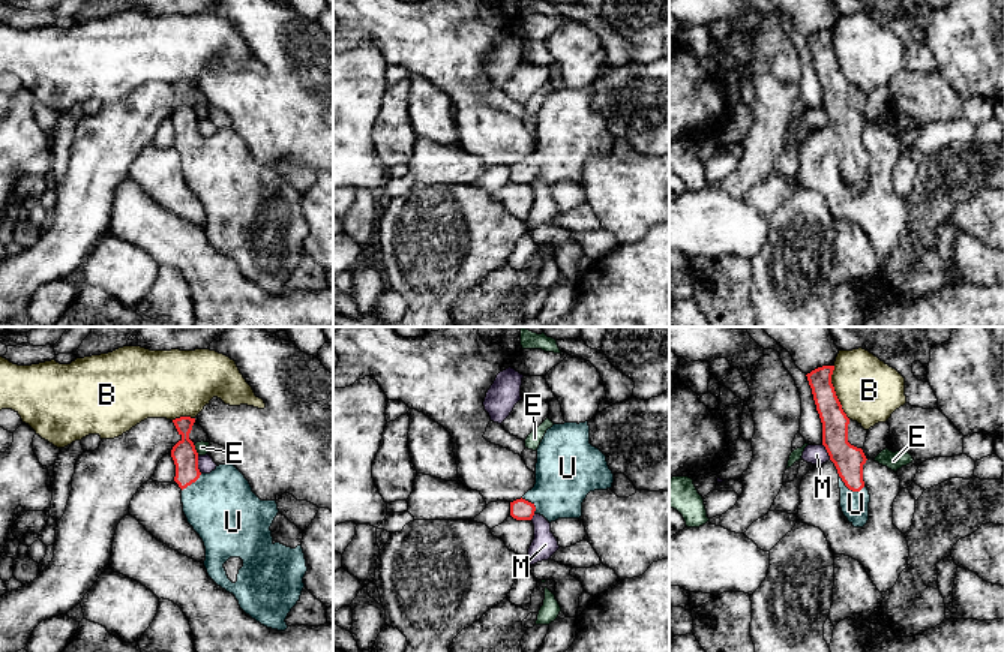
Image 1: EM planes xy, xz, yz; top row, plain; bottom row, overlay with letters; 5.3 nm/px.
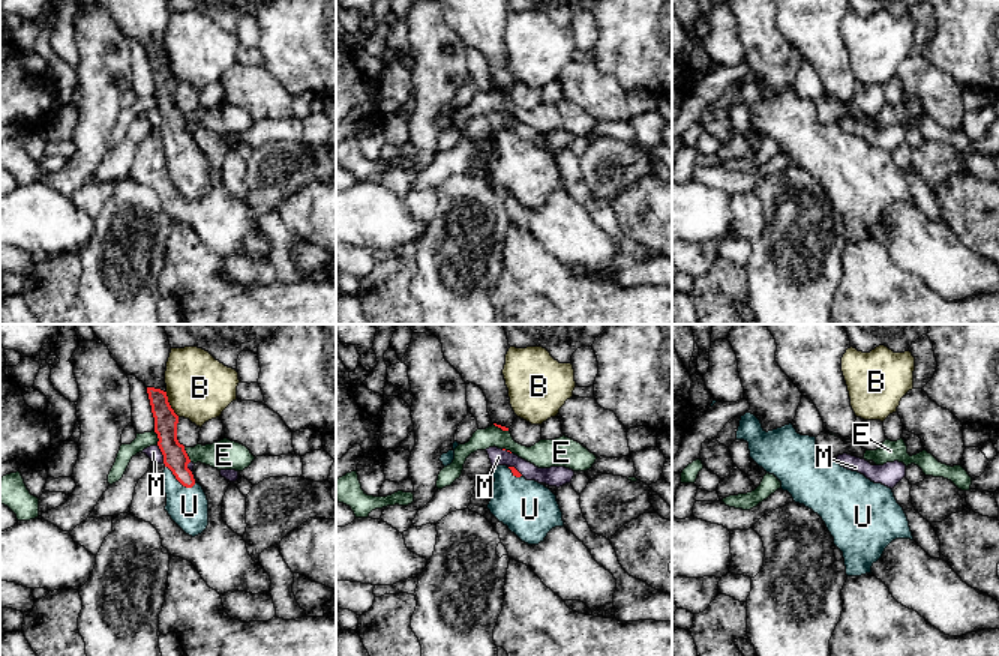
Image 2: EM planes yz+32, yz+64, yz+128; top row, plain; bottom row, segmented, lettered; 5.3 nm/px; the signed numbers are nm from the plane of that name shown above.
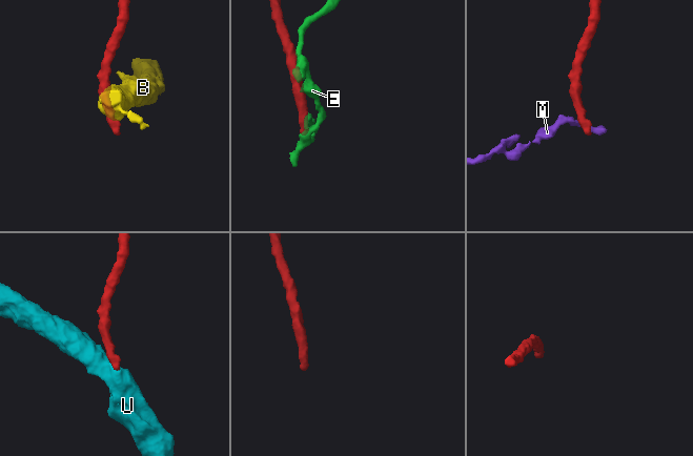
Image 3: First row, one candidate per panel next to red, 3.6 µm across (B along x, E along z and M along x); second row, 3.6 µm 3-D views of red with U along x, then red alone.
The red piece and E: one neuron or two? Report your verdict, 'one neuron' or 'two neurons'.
two neurons

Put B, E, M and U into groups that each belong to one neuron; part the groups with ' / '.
B / E / M / U

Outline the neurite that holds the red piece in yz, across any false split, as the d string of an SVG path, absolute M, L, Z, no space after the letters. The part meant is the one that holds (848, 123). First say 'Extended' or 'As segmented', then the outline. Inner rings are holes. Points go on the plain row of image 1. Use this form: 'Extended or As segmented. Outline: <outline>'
Extended. Outline: M822 30L807 37L816 75L822 87L822 109L839 138L840 172L854 192L869 184L870 159L863 145L866 120L848 106L849 82L842 73L831 48L834 30Z

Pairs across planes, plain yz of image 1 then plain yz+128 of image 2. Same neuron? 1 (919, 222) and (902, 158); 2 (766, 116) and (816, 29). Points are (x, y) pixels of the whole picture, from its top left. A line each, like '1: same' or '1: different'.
1: different
2: different

